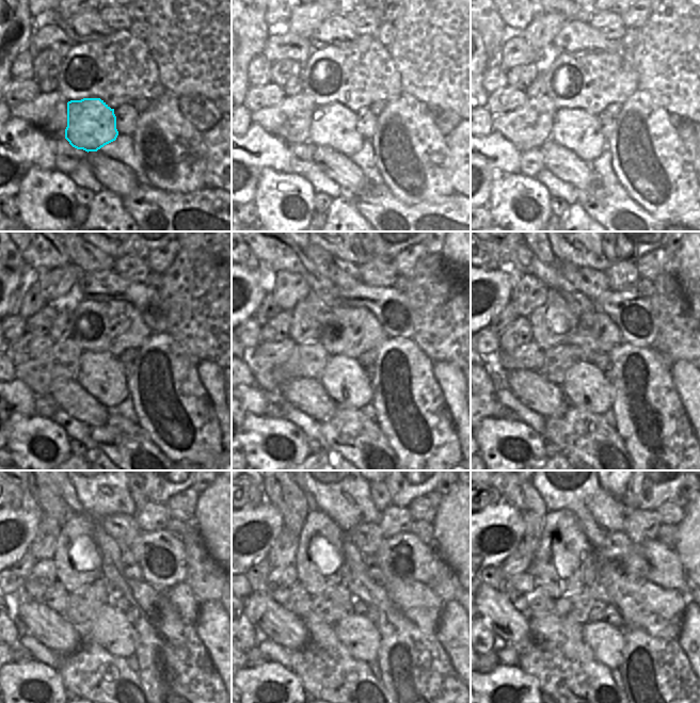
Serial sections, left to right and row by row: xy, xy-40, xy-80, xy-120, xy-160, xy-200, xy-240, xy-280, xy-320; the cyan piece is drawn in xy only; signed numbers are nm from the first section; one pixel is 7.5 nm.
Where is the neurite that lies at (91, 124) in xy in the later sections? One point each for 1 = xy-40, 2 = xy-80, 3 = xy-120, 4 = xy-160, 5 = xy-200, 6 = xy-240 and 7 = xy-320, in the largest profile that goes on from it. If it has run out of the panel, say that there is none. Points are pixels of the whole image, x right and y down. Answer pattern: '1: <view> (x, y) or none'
1: xy-40 (334, 126)
2: xy-80 (575, 129)
3: xy-120 (100, 374)
4: xy-160 (344, 381)
5: xy-200 (585, 385)
6: xy-240 (111, 629)
7: xy-320 (606, 641)

